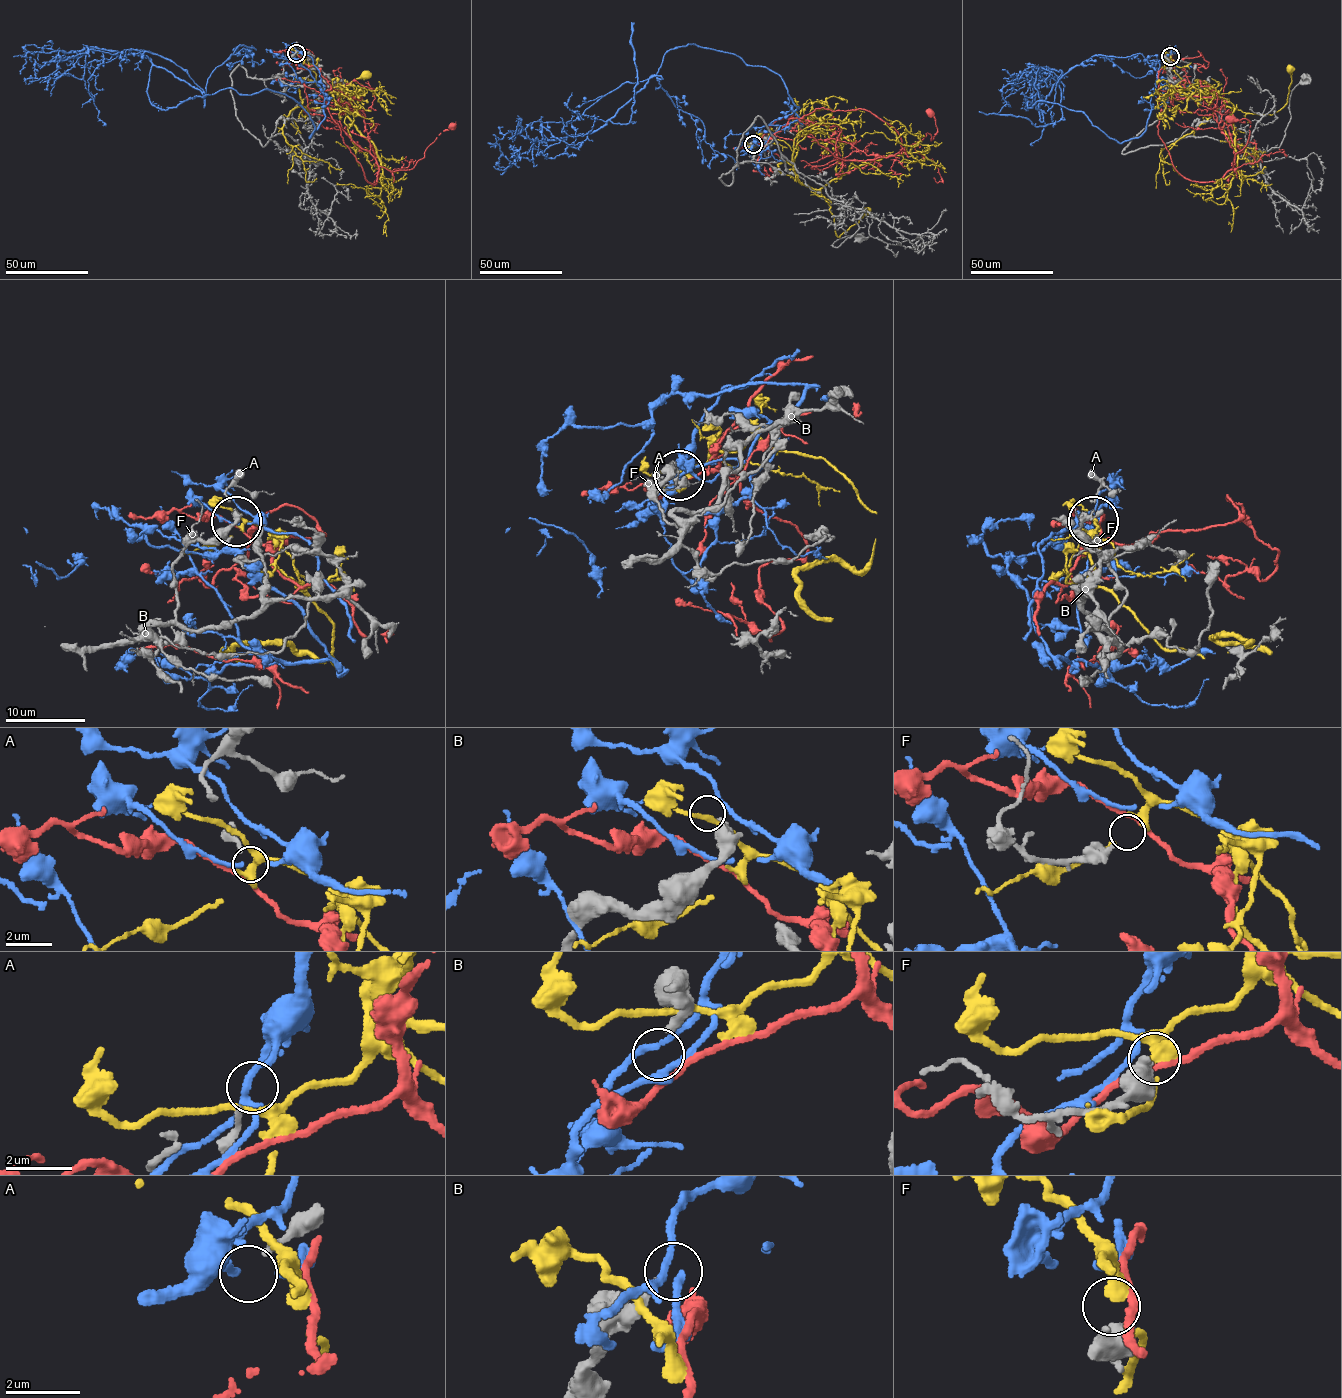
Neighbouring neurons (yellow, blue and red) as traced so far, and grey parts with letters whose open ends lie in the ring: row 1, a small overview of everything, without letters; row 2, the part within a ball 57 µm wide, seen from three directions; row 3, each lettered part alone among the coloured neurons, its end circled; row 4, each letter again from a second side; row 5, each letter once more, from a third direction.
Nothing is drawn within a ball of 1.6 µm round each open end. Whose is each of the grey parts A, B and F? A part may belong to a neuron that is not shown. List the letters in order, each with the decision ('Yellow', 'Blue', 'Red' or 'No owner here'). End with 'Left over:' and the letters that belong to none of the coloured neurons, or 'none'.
A: No owner here
B: No owner here
F: Yellow
Left over: A, B

